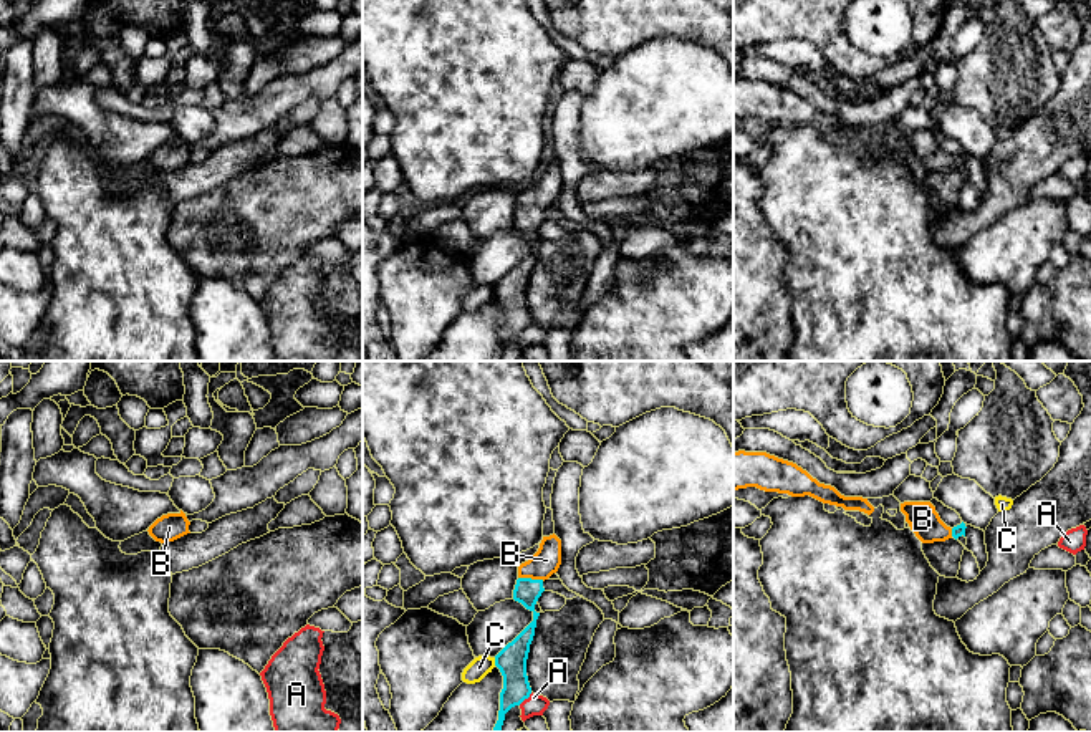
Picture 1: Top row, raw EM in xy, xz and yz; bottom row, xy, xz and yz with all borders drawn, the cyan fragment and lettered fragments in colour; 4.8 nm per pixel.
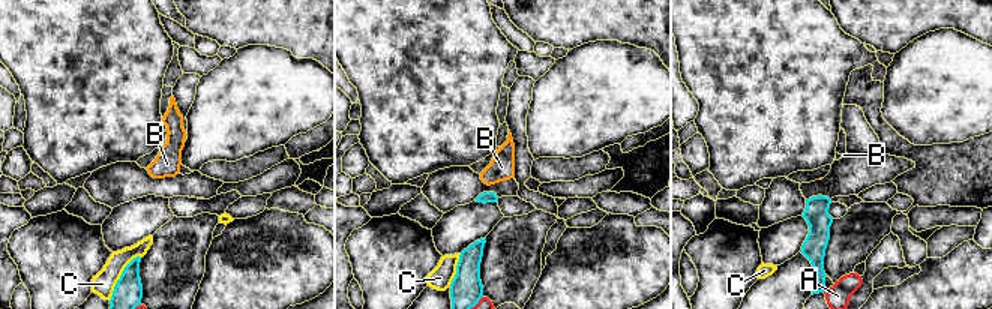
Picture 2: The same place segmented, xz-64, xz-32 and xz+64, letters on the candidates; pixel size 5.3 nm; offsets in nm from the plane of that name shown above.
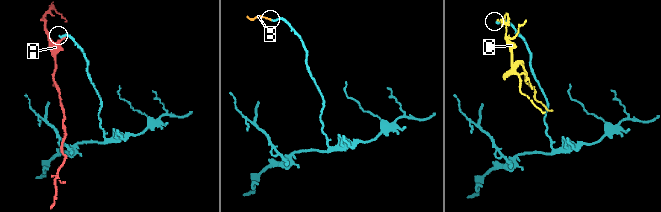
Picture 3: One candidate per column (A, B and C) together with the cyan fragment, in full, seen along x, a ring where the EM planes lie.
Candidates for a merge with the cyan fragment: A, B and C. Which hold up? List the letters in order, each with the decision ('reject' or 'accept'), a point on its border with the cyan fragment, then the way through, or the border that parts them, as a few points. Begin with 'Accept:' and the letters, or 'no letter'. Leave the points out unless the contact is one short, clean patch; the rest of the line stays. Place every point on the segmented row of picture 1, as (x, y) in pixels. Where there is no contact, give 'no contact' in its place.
Accept: B
A: reject | xz (525, 698) | along xz (532, 693), (519, 704)
B: accept | xz (532, 580) | across xz (527, 592), (532, 580), (547, 560)
C: reject | xz (495, 661)

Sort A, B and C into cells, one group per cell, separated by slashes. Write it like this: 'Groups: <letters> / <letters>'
Groups: A / B / C

